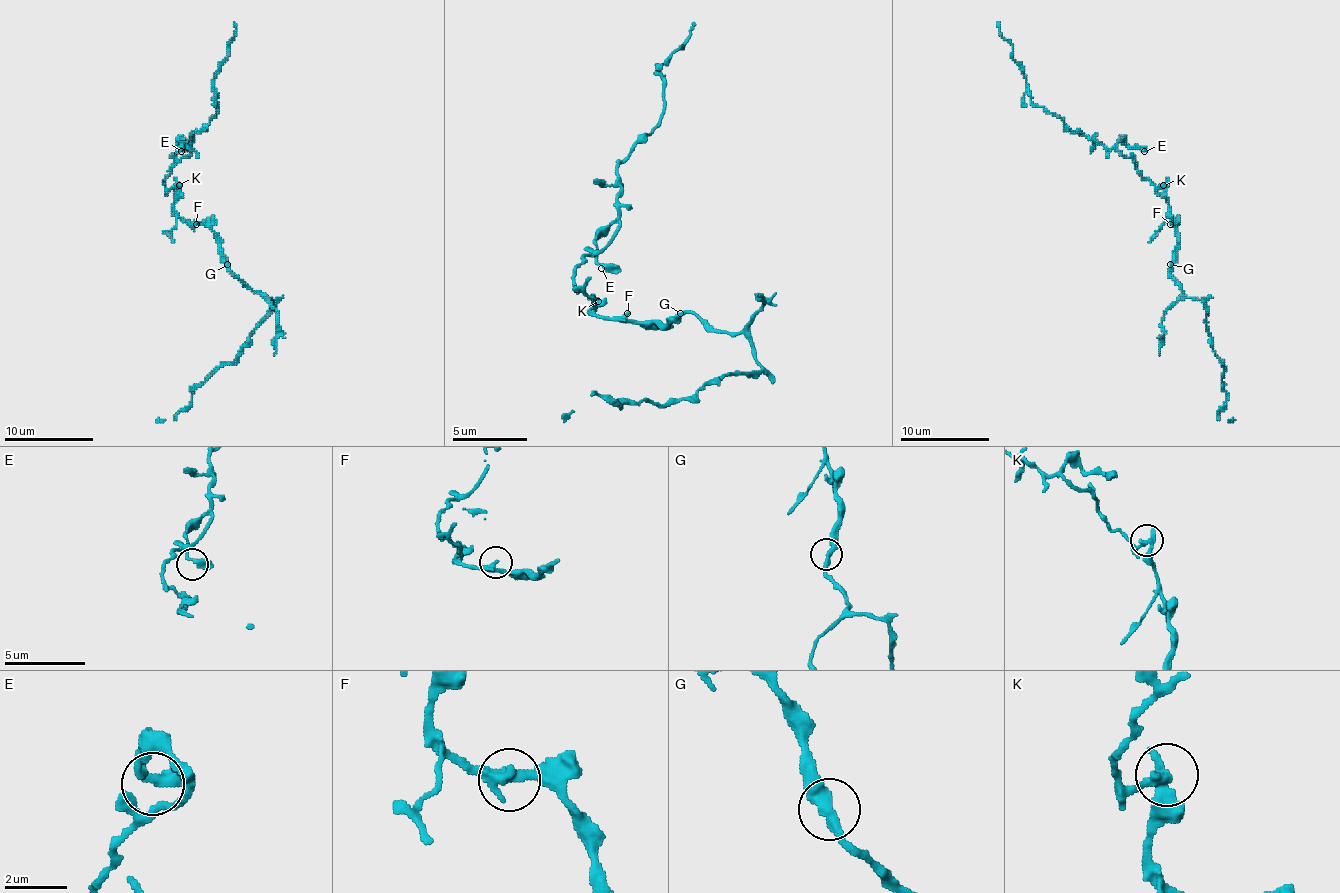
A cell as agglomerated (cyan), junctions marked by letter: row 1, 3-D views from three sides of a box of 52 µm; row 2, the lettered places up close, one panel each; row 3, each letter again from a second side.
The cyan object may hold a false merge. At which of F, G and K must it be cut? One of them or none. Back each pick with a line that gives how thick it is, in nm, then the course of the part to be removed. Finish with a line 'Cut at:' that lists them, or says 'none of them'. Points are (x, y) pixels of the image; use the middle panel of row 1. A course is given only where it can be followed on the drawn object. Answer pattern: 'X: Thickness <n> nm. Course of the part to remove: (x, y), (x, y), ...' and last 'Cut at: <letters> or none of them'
K: Thickness 340 nm. Course of the part to remove: (597, 302), (579, 291), (575, 268), (616, 231), (616, 171), (657, 126), (657, 70), (680, 48), (691, 22)
Cut at: K

